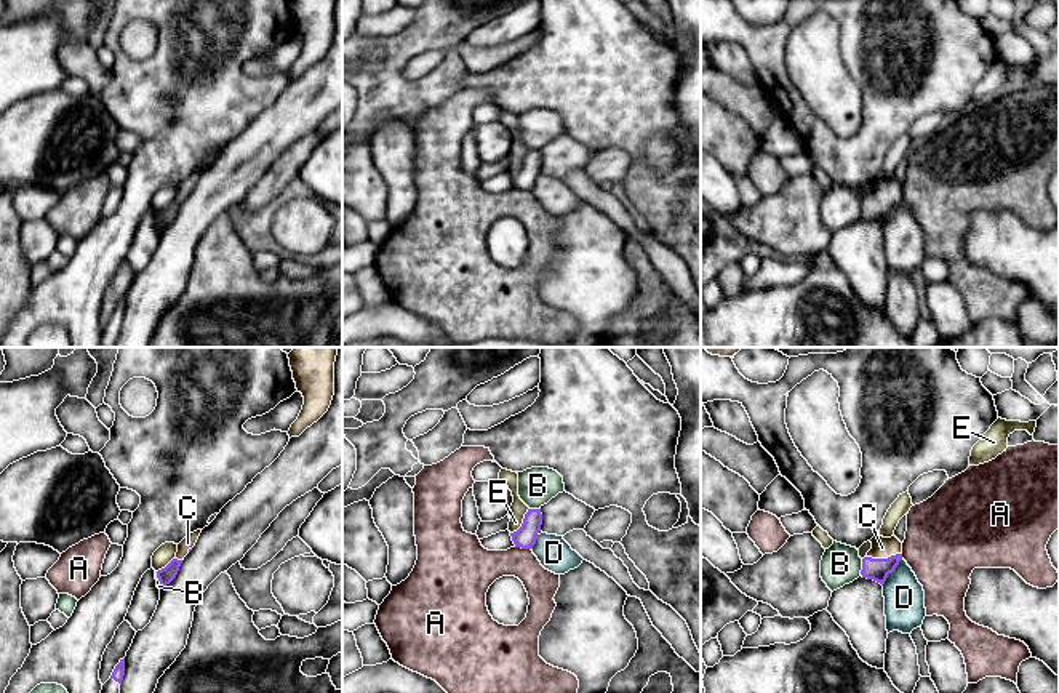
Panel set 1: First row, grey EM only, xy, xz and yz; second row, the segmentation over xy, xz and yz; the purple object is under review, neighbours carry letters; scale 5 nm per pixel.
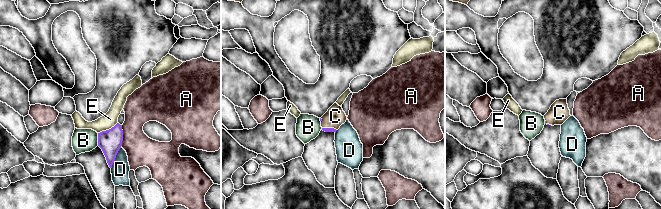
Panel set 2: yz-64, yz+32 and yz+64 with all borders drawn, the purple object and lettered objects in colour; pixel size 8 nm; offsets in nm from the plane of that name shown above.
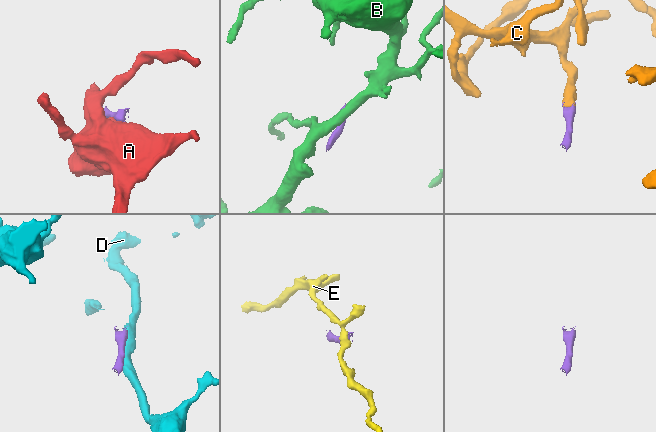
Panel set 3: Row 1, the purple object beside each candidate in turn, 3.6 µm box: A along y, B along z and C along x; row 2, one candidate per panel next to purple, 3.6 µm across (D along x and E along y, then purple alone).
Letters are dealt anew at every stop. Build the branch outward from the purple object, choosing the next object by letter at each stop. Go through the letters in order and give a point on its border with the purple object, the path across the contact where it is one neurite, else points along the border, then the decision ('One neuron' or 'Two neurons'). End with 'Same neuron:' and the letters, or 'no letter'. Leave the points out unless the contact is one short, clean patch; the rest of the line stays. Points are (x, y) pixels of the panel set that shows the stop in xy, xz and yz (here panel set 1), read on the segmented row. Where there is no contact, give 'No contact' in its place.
A: Touches purple at xz (523, 548). Boundary: xz (515, 546), (530, 549). Two neurons
B: Touches purple at yz (863, 567). Boundary: yz (863, 559), (859, 573). Two neurons
C: Touches purple at yz (883, 559). Path across: yz (872, 568), (883, 559), (882, 548). One neuron
D: Touches purple at yz (891, 572). Two neurons
E: Touches purple at xz (523, 522). Boundary: xz (528, 508), (523, 522), (511, 533). Two neurons
Same neuron: C

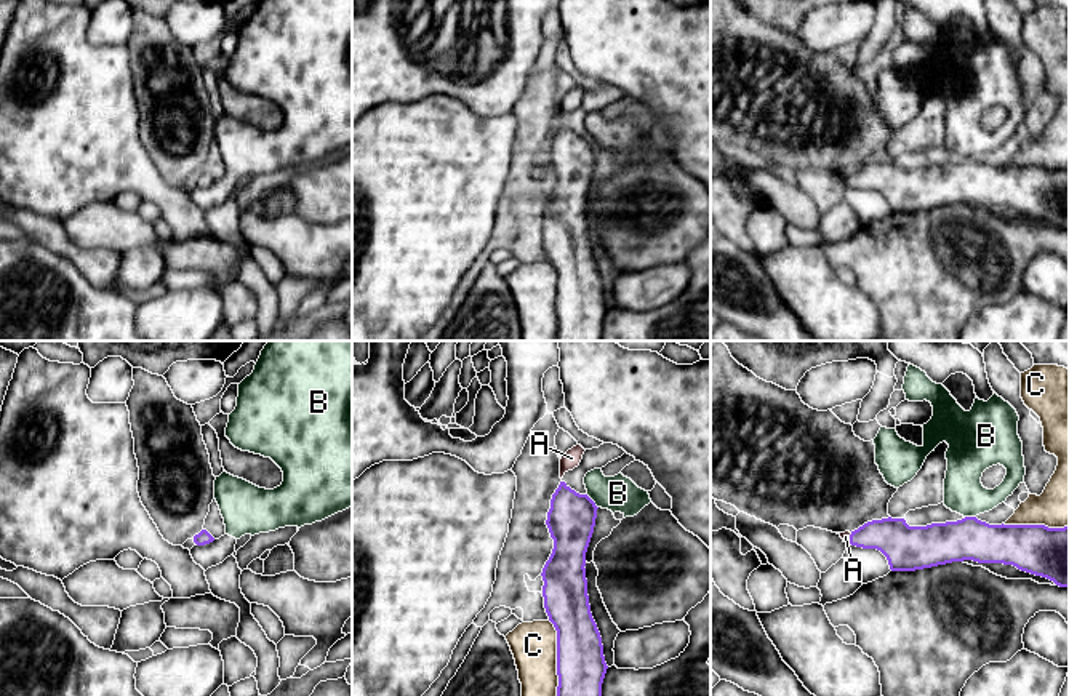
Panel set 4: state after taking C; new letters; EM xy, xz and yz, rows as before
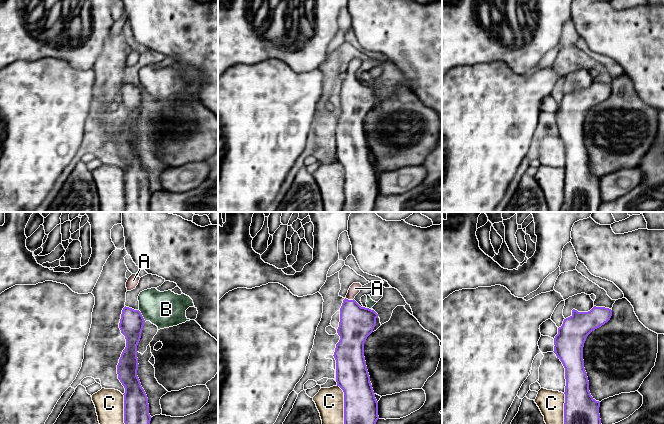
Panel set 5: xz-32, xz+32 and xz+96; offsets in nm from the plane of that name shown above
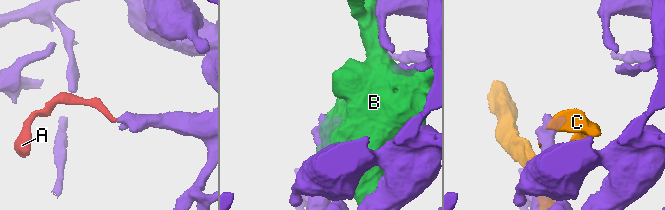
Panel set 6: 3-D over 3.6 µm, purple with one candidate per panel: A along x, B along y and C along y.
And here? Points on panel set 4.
A: Touches purple at yz (850, 538). Path across: yz (900, 543), (893, 538), (850, 538), (845, 536). One neuron
B: Touches purple at xz (592, 501). Two neurons
C: Touches purple at xz (557, 658). Two neurons
Same neuron: A

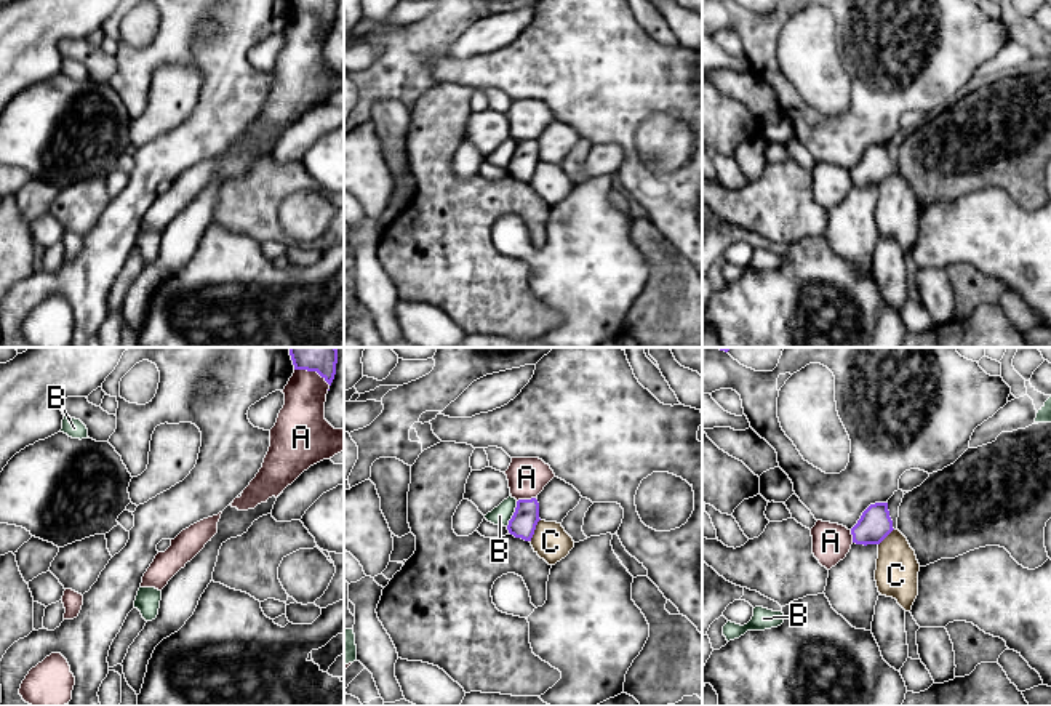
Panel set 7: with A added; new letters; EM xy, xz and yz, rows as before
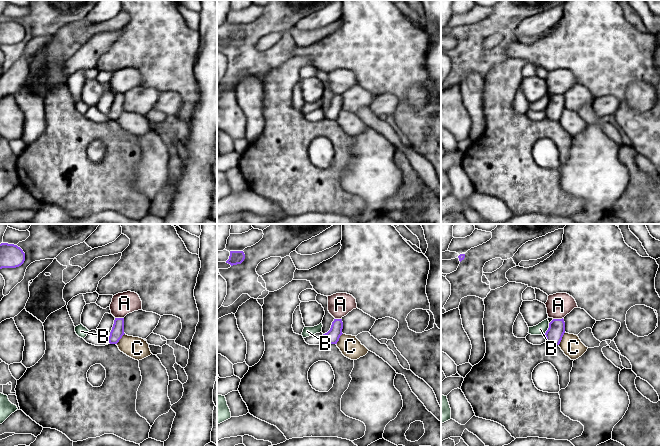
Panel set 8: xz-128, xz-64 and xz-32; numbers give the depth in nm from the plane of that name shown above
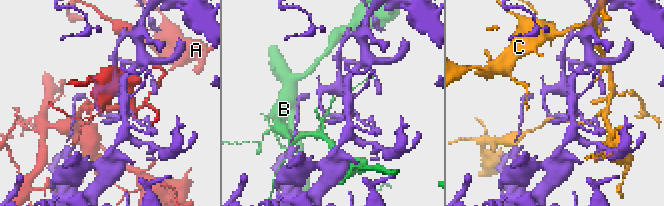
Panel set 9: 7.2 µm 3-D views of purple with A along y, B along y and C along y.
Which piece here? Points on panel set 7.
A: Touches purple at xy (312, 370). Two neurons
B: Touches purple at xz (514, 514). Two neurons
C: Touches purple at xz (535, 529). Two neurons
Same neuron: no letter

